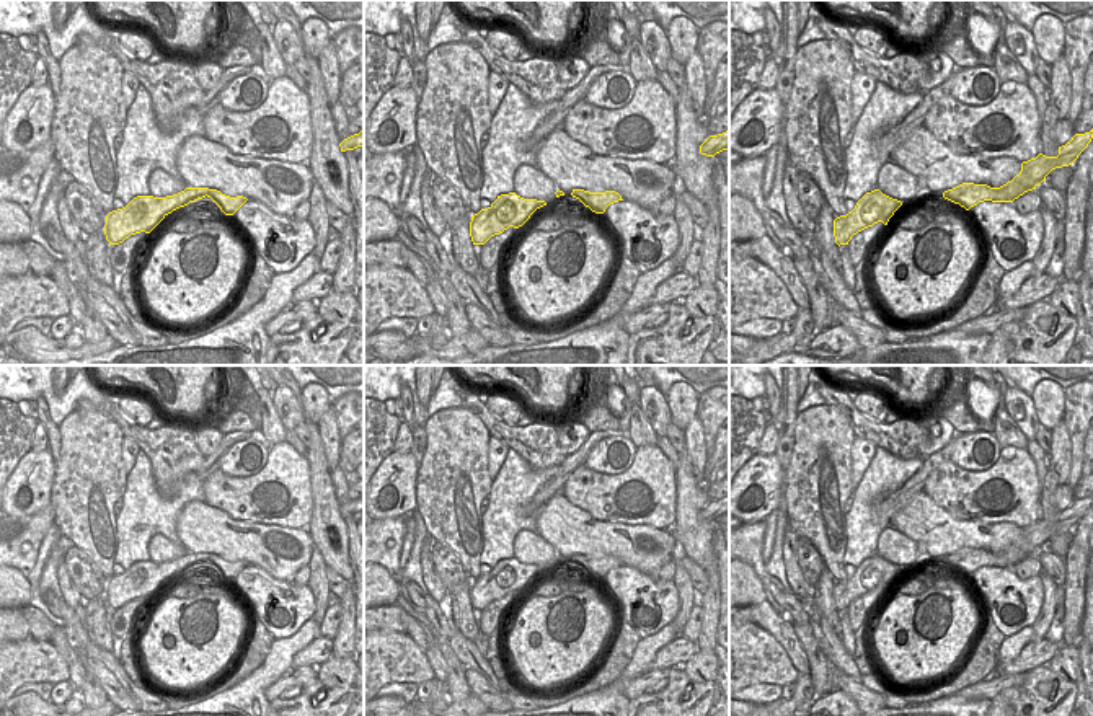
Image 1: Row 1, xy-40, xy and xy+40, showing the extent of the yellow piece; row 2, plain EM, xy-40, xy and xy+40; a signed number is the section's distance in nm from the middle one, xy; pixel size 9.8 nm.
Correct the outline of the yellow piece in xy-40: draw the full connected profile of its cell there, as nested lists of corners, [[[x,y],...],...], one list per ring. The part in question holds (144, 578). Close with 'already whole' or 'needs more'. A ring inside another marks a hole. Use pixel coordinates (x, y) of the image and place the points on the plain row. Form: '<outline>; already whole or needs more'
[[[186,553],[166,563],[137,561],[126,572],[106,581],[106,605],[109,610],[119,610],[131,600],[140,597],[150,599],[168,579],[206,561],[210,563],[225,581],[233,581],[248,566],[243,561],[230,563],[209,553]]]; already whole

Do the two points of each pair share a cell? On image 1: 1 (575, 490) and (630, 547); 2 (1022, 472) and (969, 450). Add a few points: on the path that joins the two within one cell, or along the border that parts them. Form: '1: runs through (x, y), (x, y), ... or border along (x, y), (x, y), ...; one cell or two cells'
1: border along (570, 503), (588, 511), (596, 519), (641, 525); two cells
2: border along (1002, 449), (984, 470), (958, 467); two cells

